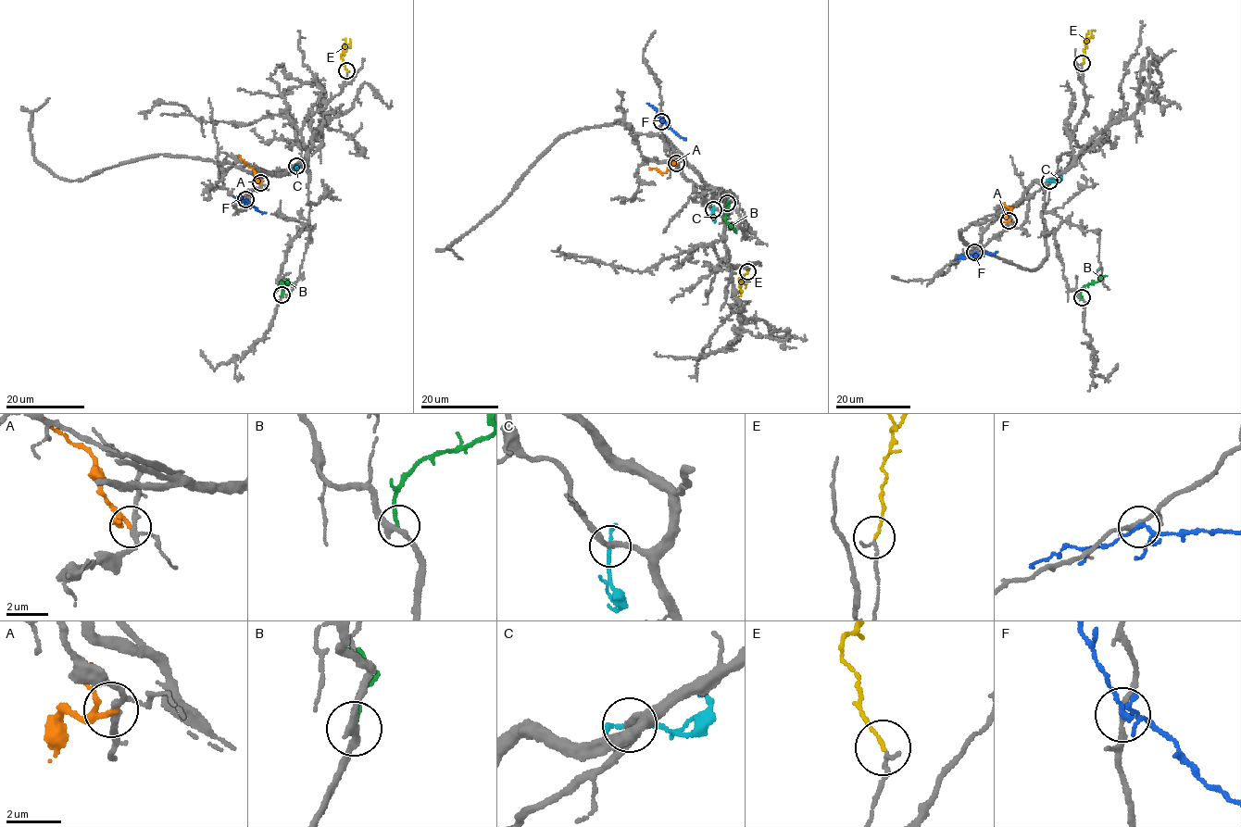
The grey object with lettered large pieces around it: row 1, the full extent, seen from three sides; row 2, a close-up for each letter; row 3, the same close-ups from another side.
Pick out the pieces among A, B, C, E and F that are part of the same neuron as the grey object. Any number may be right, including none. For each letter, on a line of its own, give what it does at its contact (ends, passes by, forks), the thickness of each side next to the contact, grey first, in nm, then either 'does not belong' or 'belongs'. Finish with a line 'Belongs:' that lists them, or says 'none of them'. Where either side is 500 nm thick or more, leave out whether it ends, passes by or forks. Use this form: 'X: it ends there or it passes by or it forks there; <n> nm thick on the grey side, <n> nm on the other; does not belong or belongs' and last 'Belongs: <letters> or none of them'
A: it passes by; 200 nm thick on the grey side, 180 nm on the other; does not belong
B: it ends there; 280 nm thick on the grey side, 170 nm on the other; does not belong
C: it ends there; 240 nm thick on the grey side, 200 nm on the other; does not belong
E: it ends there; 150 nm thick on the grey side, 110 nm on the other; belongs
F: it passes by; 160 nm thick on the grey side, 140 nm on the other; does not belong
Belongs: E

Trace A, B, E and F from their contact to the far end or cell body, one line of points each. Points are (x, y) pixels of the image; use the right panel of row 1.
A: (1009, 220), (1007, 213), (1011, 208), (1003, 203)
B: (1082, 297), (1083, 287), (1106, 275)
E: (1083, 64), (1085, 43), (1091, 31), (1095, 30)
F: (974, 253), (996, 252)

